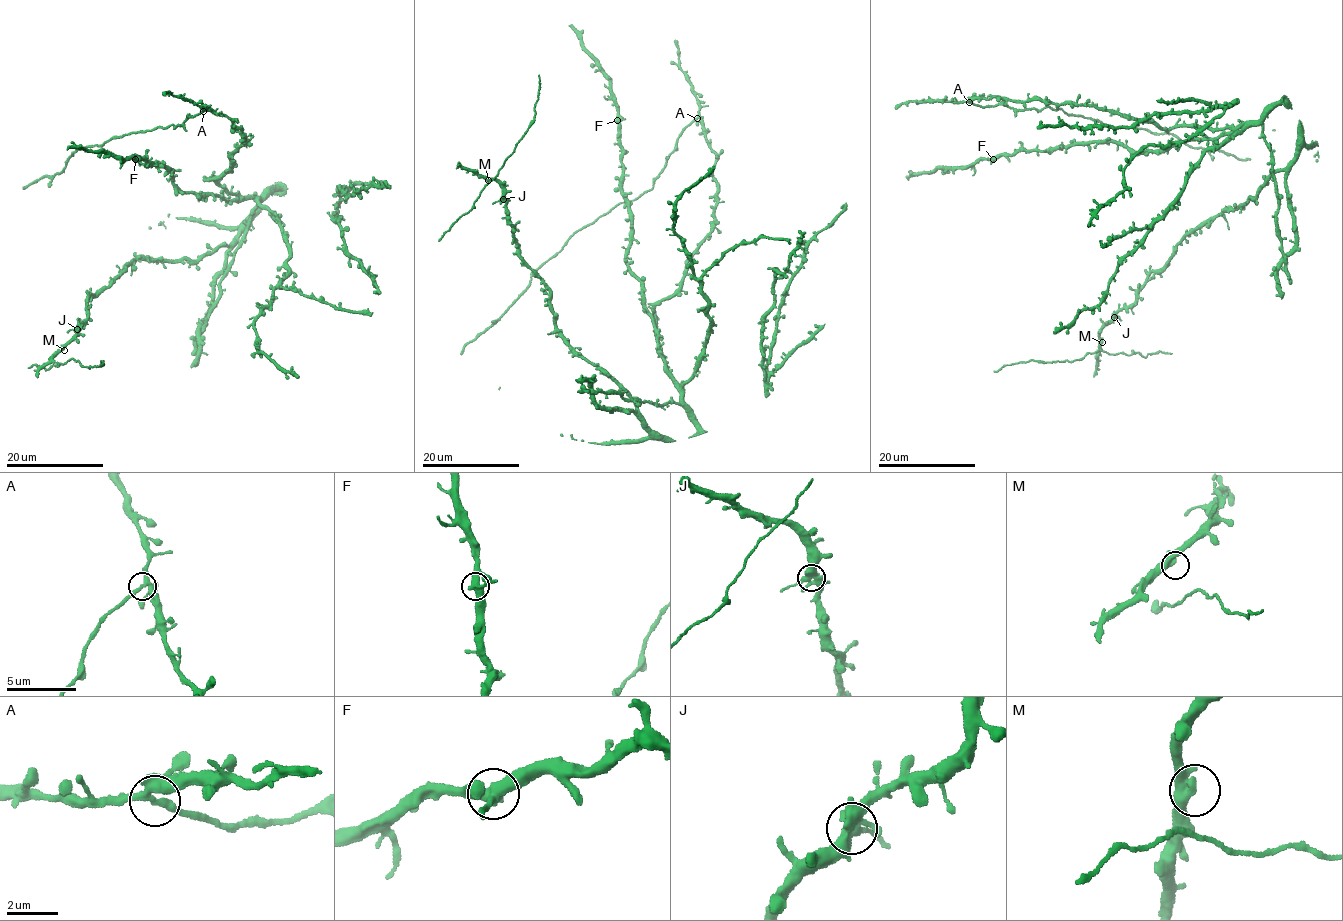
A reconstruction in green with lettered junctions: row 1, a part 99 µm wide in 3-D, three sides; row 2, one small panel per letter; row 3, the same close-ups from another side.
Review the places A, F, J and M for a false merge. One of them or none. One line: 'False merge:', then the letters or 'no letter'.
False merge: A

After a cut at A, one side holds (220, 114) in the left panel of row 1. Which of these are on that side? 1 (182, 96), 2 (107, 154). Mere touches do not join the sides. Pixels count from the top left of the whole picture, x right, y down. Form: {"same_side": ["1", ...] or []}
{"same_side": ["1", "2"]}

